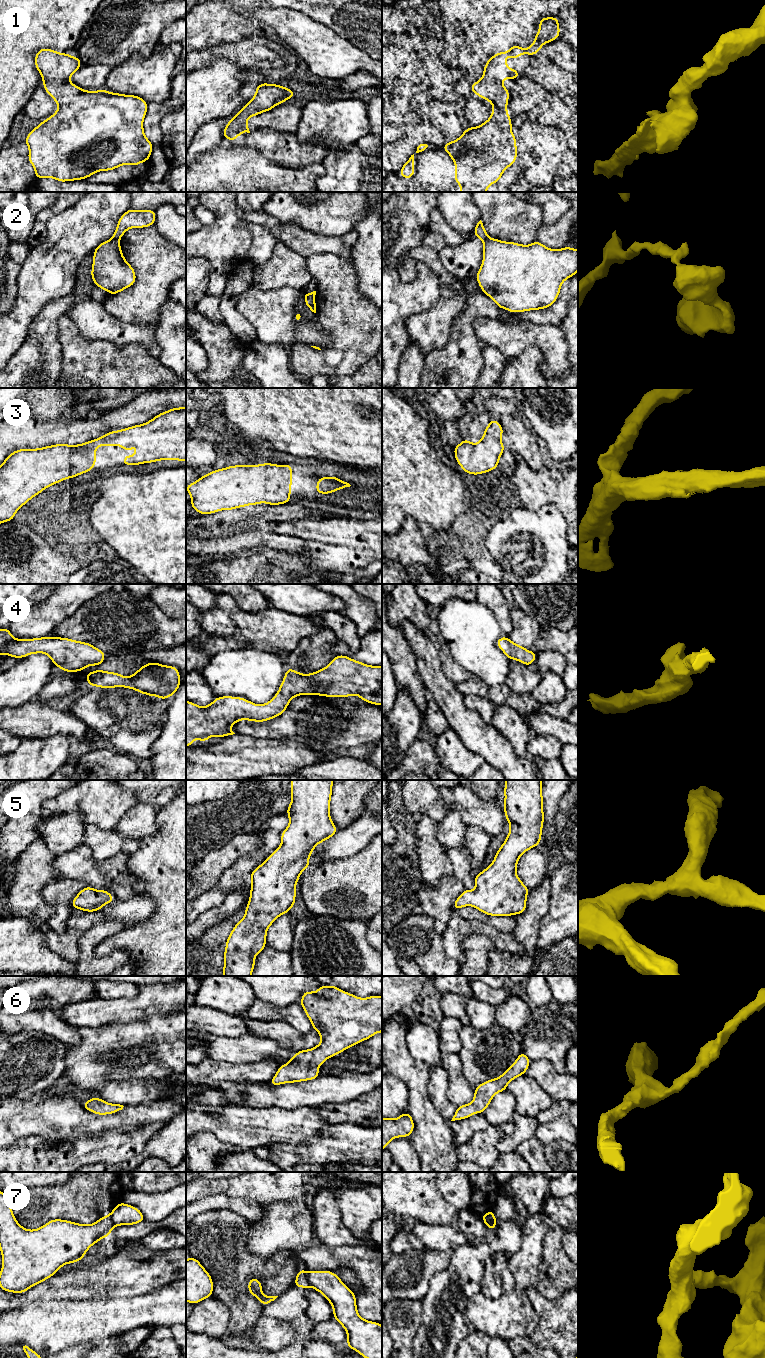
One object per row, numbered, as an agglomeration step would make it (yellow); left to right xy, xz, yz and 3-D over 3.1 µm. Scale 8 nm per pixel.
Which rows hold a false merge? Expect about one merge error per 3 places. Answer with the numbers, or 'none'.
2, 7

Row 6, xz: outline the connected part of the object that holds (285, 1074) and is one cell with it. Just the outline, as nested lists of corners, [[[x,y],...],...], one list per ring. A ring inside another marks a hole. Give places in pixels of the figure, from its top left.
[[[321,985],[315,992],[305,991],[300,1005],[311,1021],[312,1028],[319,1033],[321,1042],[309,1050],[300,1050],[286,1065],[279,1066],[269,1082],[272,1086],[314,1080],[320,1075],[317,1069],[328,1058],[382,1032],[382,996],[359,998],[334,985]]]

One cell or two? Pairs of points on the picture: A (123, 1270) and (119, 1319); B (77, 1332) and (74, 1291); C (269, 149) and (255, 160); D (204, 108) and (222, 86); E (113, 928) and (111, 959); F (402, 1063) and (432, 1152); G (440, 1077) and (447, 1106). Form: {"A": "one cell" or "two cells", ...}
{"A": "two cells", "B": "two cells", "C": "two cells", "D": "one cell", "E": "one cell", "F": "one cell", "G": "one cell"}

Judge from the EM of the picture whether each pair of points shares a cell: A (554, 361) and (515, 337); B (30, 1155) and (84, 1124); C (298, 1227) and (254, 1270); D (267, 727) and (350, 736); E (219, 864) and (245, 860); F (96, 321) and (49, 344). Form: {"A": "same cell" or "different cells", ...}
{"A": "same cell", "B": "different cells", "C": "different cells", "D": "same cell", "E": "different cells", "F": "different cells"}

